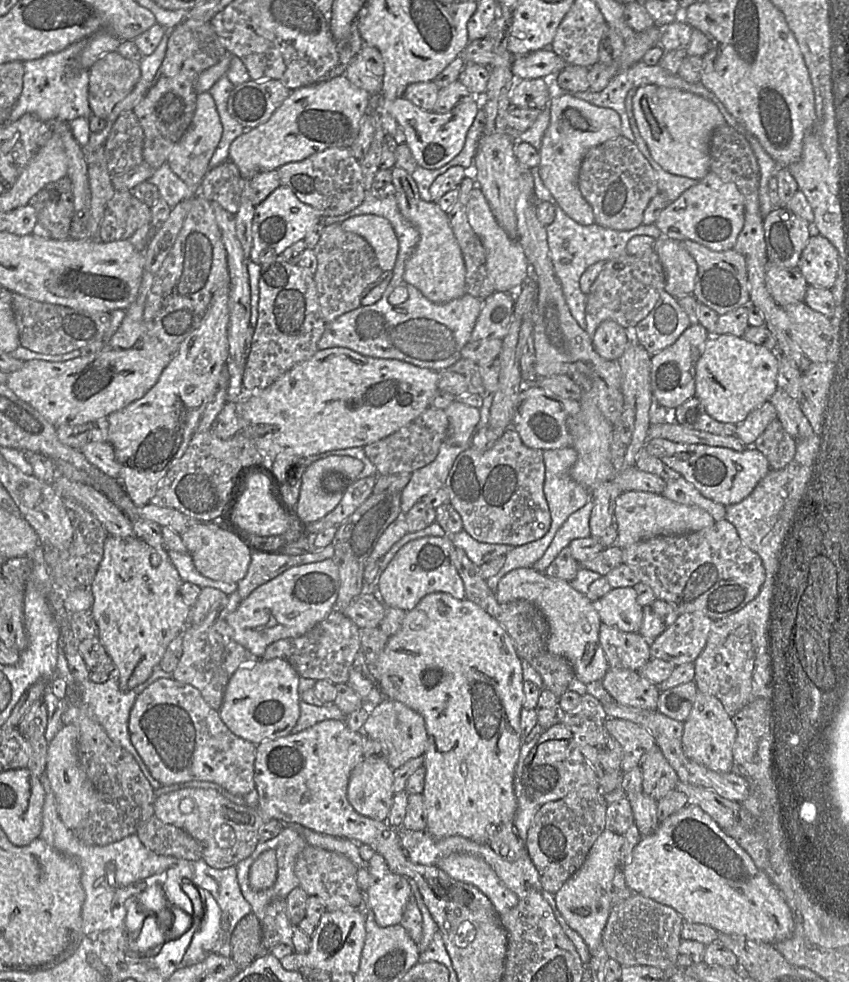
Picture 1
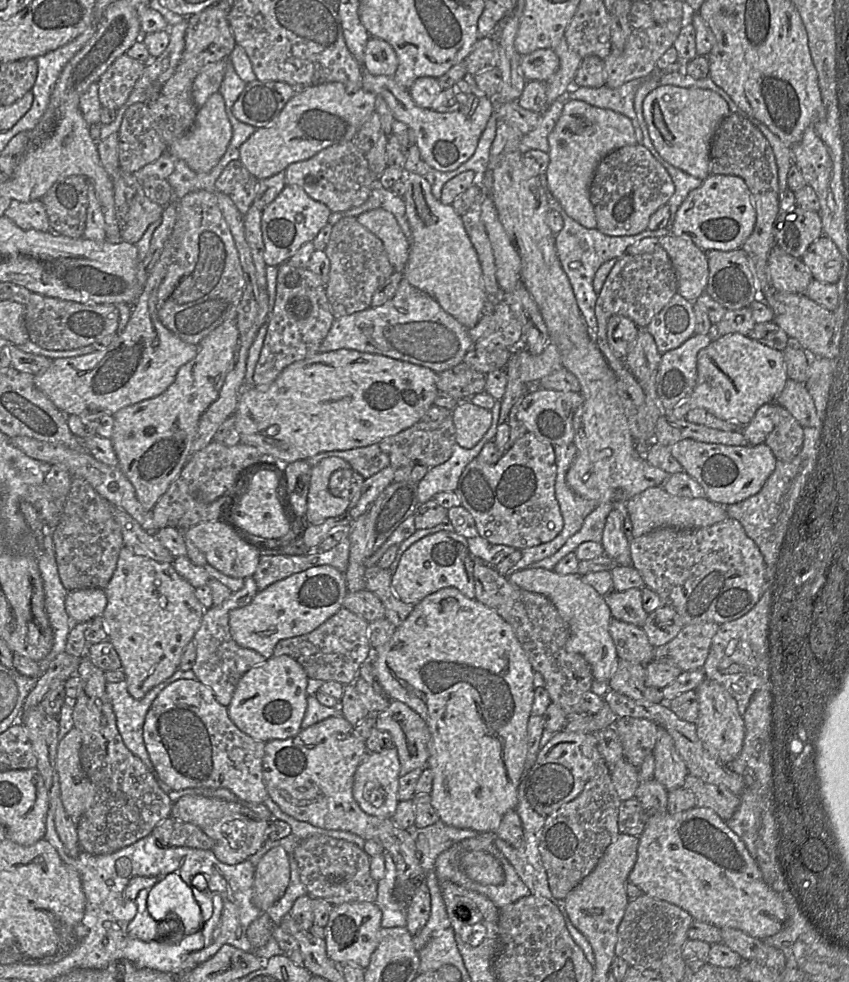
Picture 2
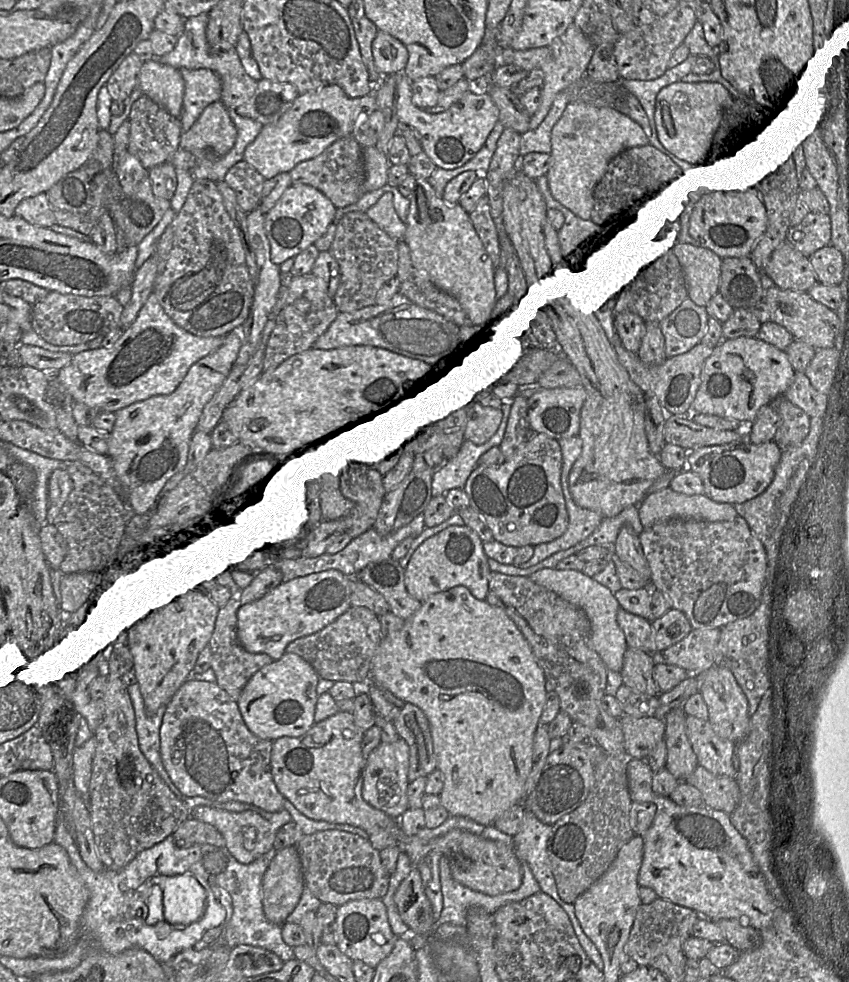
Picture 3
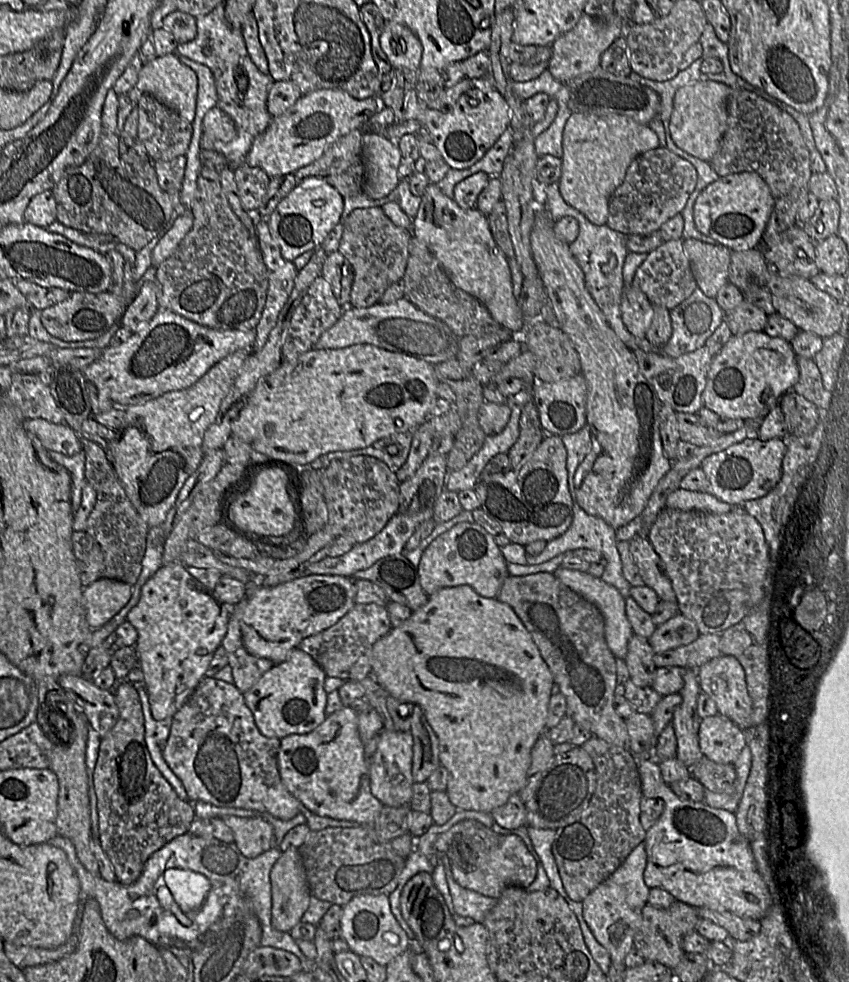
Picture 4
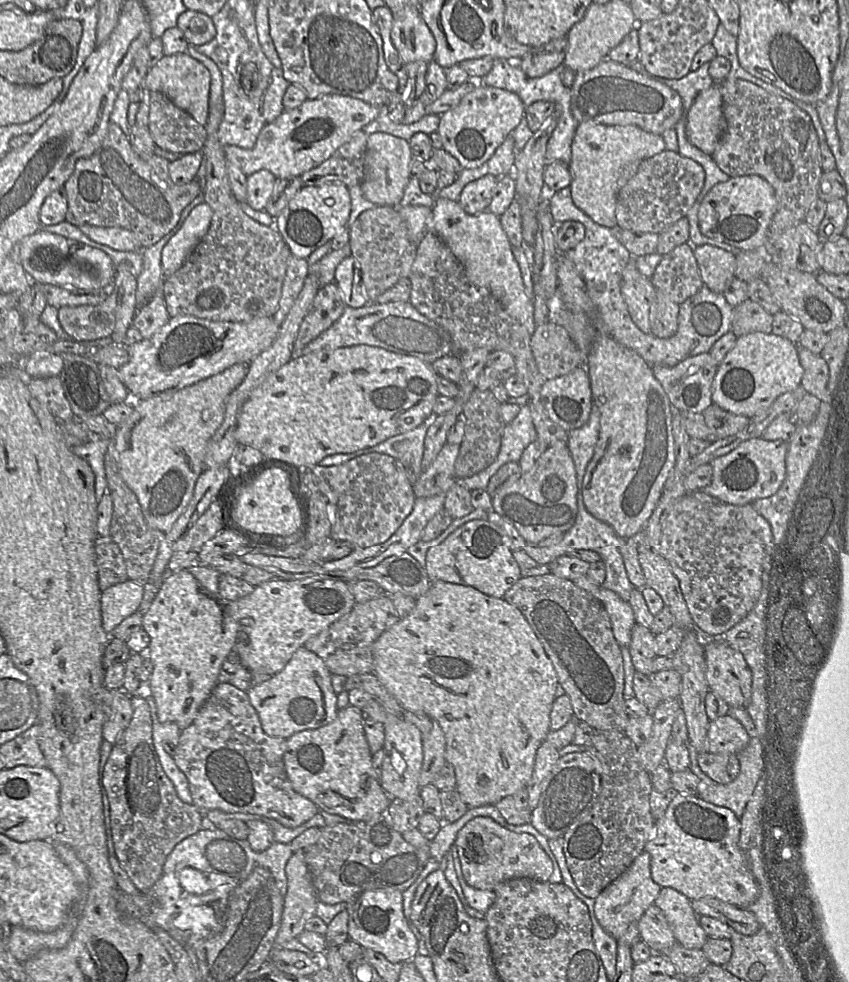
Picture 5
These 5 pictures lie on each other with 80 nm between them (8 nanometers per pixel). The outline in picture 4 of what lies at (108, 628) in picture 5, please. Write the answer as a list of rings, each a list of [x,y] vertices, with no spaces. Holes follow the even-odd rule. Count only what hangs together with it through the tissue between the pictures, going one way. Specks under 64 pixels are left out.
[[[99,579],[84,587],[82,592],[86,620],[92,629],[104,626],[129,602],[132,585]]]

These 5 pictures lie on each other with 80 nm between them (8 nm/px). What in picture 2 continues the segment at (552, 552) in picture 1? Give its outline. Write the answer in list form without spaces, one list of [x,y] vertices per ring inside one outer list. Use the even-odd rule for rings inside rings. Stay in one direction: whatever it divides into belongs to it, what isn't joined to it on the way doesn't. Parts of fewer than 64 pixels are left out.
[[[613,502],[597,504],[593,511],[584,519],[582,527],[571,536],[565,544],[553,555],[532,563],[528,568],[542,568],[553,570],[555,565],[570,552],[575,552],[577,547],[584,542],[601,542],[606,518],[612,509],[619,510],[623,514],[624,528],[630,536],[632,524],[626,509],[626,502]]]

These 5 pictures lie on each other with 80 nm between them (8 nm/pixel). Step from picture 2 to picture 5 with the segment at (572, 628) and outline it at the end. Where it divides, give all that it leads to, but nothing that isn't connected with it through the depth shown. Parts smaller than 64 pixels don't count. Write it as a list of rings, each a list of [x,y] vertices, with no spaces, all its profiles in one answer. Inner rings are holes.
[[[587,575],[571,580],[577,587],[598,599],[607,611],[615,640],[620,647],[628,647],[635,619],[631,606],[615,592],[591,582]]]

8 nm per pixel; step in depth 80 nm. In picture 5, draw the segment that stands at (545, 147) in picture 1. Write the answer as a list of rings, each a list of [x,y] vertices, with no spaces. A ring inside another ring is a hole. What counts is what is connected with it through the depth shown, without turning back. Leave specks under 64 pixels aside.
[[[591,121],[580,122],[572,141],[572,156],[568,165],[572,177],[569,188],[574,204],[596,223],[606,227],[617,226],[616,204],[619,190],[635,174],[641,161],[665,149],[665,141],[661,135],[647,132],[634,125],[612,126]]]

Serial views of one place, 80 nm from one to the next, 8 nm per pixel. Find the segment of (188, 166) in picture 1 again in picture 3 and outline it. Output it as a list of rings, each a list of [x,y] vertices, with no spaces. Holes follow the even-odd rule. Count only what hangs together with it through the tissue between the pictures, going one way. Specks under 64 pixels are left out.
[[[215,101],[202,111],[188,131],[181,135],[179,148],[190,152],[196,159],[206,159],[204,150],[211,150],[215,157],[225,155],[236,140],[236,128],[229,118],[222,101]]]

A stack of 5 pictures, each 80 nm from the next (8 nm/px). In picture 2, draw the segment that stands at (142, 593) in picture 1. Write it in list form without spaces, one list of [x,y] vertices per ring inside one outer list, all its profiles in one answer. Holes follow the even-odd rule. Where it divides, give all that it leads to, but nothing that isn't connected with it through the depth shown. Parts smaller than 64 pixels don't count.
[[[127,546],[120,550],[115,571],[104,592],[107,605],[102,617],[107,624],[108,641],[121,660],[129,694],[135,699],[142,699],[178,670],[183,650],[200,627],[206,609],[196,598],[195,587],[176,572],[172,563],[140,556],[131,552]]]

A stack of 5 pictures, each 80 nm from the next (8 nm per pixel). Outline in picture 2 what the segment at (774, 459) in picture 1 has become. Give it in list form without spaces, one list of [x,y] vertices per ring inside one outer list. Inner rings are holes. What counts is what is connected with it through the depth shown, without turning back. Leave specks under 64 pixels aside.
[[[776,402],[771,403],[775,404],[776,411],[778,413],[778,424],[775,425],[764,443],[770,447],[777,461],[790,461],[799,453],[802,447],[804,428],[783,406]]]

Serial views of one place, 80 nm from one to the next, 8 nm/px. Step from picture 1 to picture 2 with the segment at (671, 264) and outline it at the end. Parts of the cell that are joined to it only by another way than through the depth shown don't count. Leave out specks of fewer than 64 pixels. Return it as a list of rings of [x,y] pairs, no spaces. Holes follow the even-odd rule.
[[[668,234],[659,238],[659,245],[669,255],[677,276],[677,293],[695,302],[705,293],[709,277],[706,252],[690,239]]]

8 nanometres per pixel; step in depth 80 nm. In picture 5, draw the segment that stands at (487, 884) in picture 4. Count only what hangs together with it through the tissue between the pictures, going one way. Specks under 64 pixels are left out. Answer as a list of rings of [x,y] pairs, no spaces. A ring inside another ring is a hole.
[[[488,817],[467,822],[459,830],[450,851],[458,857],[465,882],[479,890],[495,890],[500,883],[513,878],[547,881],[554,871],[550,856],[534,836],[512,832]],[[457,848],[463,848],[464,853],[459,853]]]

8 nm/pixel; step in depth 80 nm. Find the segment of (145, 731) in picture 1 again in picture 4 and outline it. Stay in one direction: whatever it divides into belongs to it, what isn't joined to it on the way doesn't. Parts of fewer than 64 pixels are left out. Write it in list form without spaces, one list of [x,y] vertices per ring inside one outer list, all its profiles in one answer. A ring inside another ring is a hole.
[[[204,677],[182,707],[171,718],[171,729],[167,741],[163,747],[162,755],[173,773],[181,780],[190,802],[204,801],[219,807],[243,808],[266,812],[280,820],[290,820],[301,812],[302,804],[291,795],[281,781],[277,755],[280,747],[280,740],[267,738],[261,734],[257,728],[254,717],[250,709],[245,704],[244,694],[241,693],[234,684],[229,684],[223,680],[216,680],[211,677]]]

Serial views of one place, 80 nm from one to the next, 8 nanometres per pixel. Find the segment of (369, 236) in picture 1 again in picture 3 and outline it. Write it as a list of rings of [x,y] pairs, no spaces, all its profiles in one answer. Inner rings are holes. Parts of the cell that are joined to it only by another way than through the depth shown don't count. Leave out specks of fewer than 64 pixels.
[[[385,193],[374,206],[366,211],[366,214],[391,238],[398,242],[404,241],[406,223],[399,218],[393,205],[391,193]]]

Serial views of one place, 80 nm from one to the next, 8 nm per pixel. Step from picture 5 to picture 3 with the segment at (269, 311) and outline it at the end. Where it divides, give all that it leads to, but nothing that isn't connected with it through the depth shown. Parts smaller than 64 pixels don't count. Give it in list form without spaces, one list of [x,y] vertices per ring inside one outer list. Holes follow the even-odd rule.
[[[185,69],[183,111],[180,116],[183,132],[188,131],[206,106],[221,101],[221,80],[210,69]],[[197,179],[194,181],[184,205],[176,213],[172,223],[166,227],[165,232],[159,238],[156,244],[155,253],[157,255],[157,274],[154,283],[154,292],[163,310],[176,325],[199,337],[224,337],[231,331],[238,331],[239,328],[248,319],[254,301],[256,284],[252,281],[247,269],[246,244],[244,237],[240,229],[236,226],[236,224],[227,213],[223,203],[223,197],[219,192],[216,182],[209,179]]]

